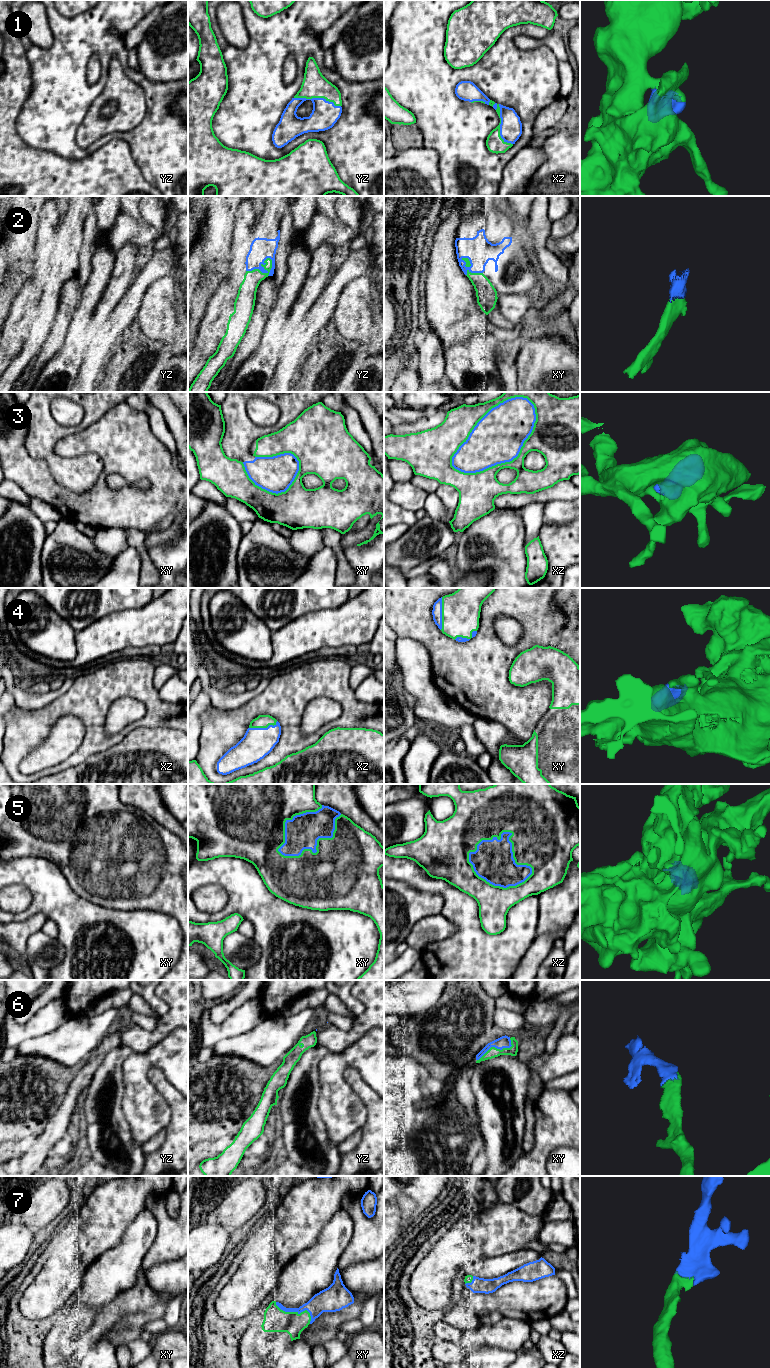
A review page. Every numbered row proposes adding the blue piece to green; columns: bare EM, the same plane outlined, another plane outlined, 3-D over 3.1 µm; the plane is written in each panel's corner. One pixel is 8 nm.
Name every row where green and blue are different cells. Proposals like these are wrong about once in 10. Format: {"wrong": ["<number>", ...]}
{"wrong": ["3"]}

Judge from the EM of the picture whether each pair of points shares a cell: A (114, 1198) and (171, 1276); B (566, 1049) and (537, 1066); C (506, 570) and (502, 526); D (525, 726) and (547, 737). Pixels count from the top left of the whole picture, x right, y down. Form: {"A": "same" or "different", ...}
{"A": "different", "B": "same", "C": "same", "D": "different"}

